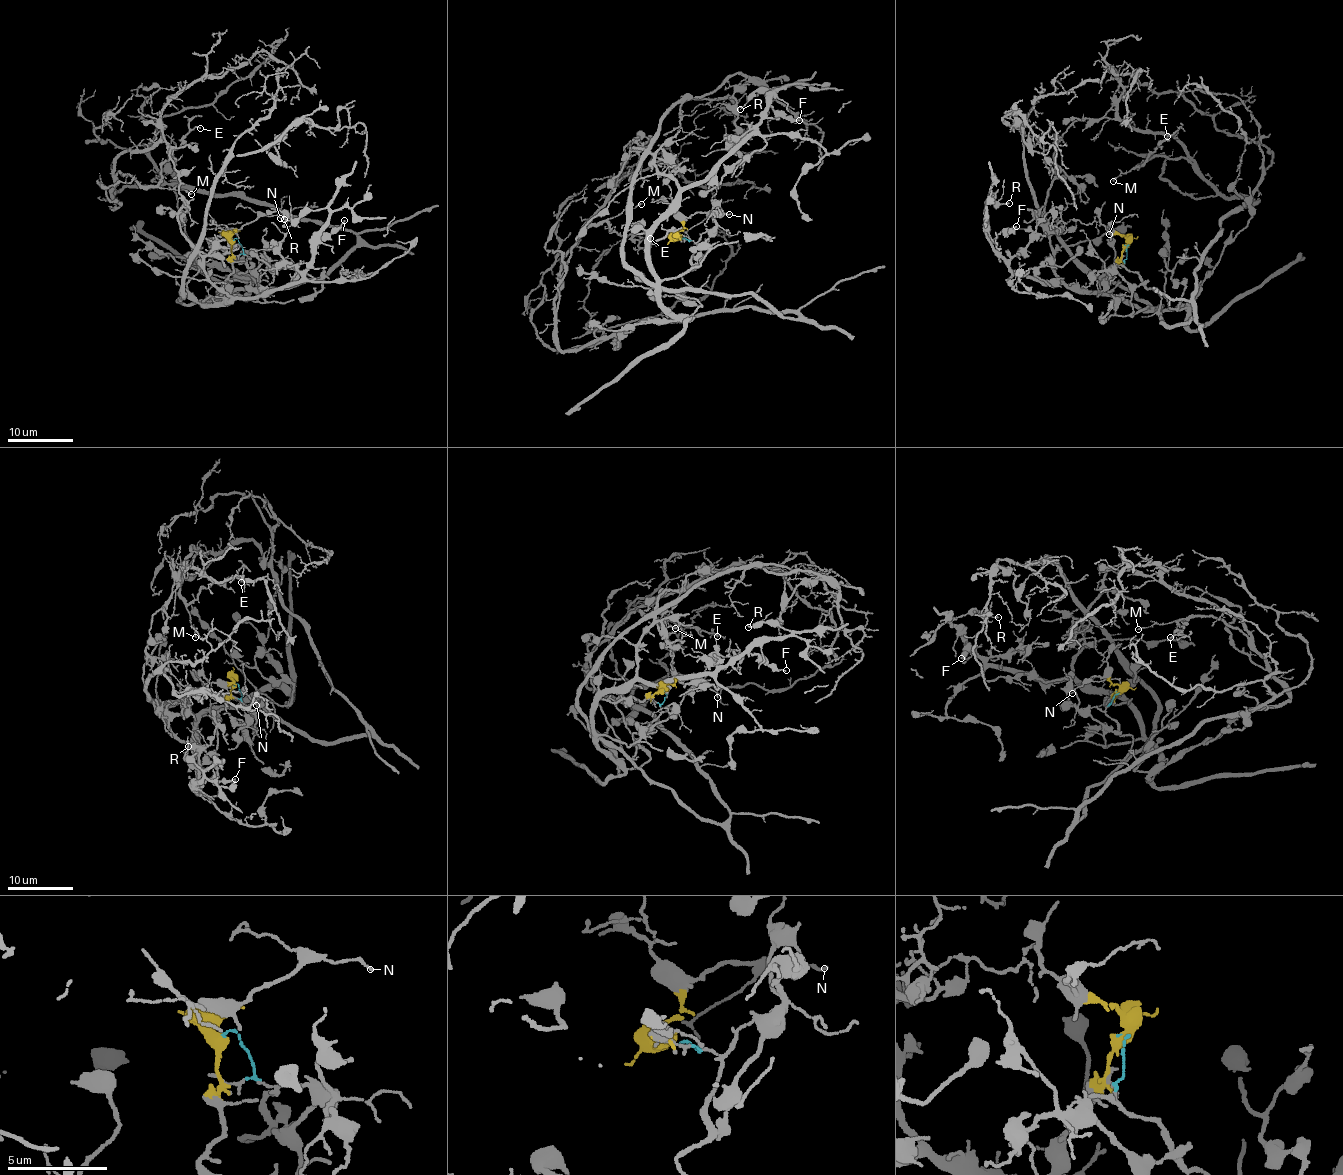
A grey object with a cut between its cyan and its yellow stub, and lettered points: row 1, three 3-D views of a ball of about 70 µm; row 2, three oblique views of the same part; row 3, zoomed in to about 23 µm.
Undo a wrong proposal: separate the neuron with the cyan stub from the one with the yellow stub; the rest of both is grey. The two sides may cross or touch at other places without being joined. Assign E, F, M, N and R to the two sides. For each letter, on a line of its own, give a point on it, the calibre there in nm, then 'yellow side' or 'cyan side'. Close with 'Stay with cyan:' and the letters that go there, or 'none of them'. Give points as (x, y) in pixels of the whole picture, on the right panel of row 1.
E: place (1167, 136); calibre 110 nm; cyan side
F: place (1016, 226); calibre 100 nm; yellow side
M: place (1113, 181); calibre 120 nm; cyan side
N: place (1109, 234); calibre 130 nm; yellow side
R: place (1009, 203); calibre 130 nm; yellow side
Stay with cyan: E, M

